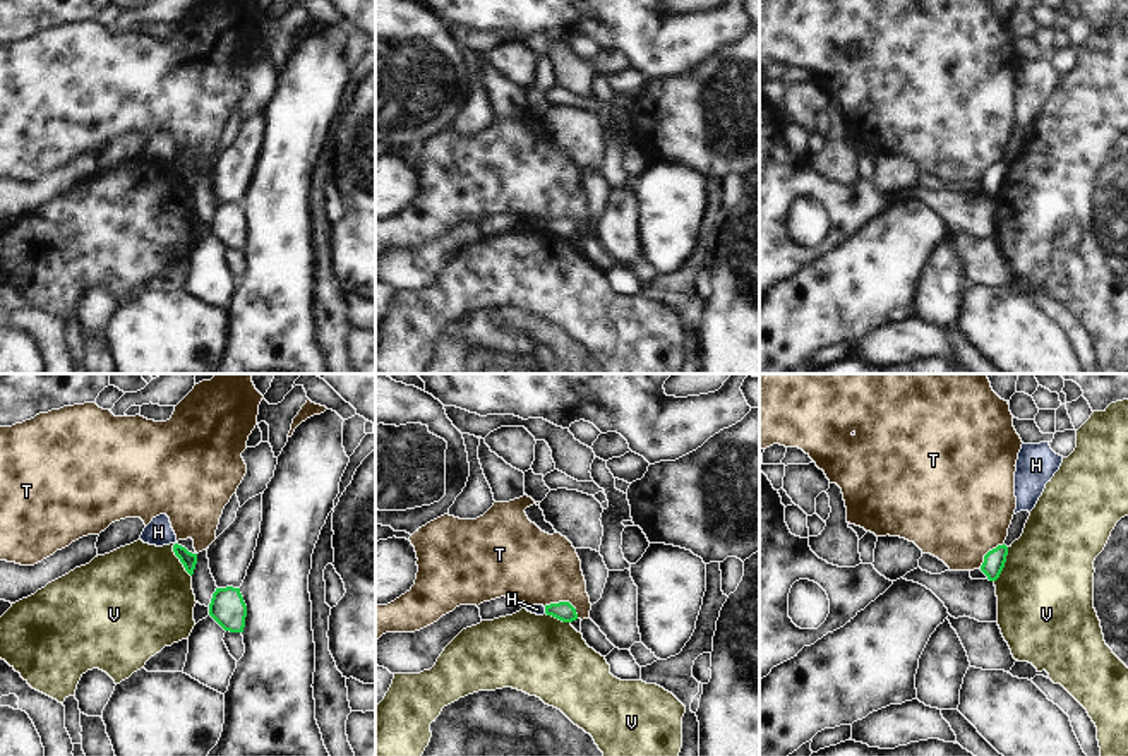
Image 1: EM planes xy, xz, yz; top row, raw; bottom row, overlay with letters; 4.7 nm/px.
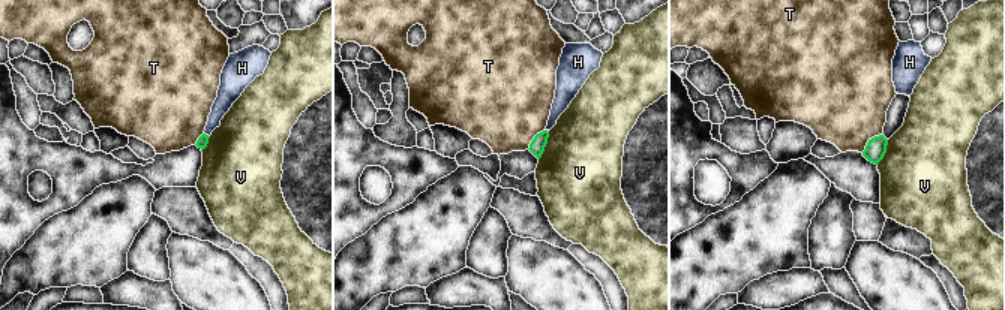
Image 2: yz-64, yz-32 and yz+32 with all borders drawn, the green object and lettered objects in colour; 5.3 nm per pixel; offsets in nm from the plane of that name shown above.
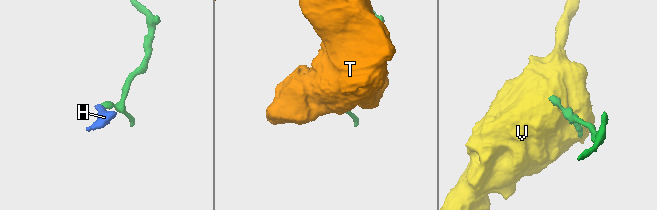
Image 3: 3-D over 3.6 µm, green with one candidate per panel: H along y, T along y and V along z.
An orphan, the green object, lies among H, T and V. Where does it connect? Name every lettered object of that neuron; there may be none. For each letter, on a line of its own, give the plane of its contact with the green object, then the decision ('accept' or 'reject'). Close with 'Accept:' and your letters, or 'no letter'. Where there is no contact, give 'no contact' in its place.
H: contact in xz; reject
T: contact in xz; reject
V: contact in yz; reject
Accept: no letter

